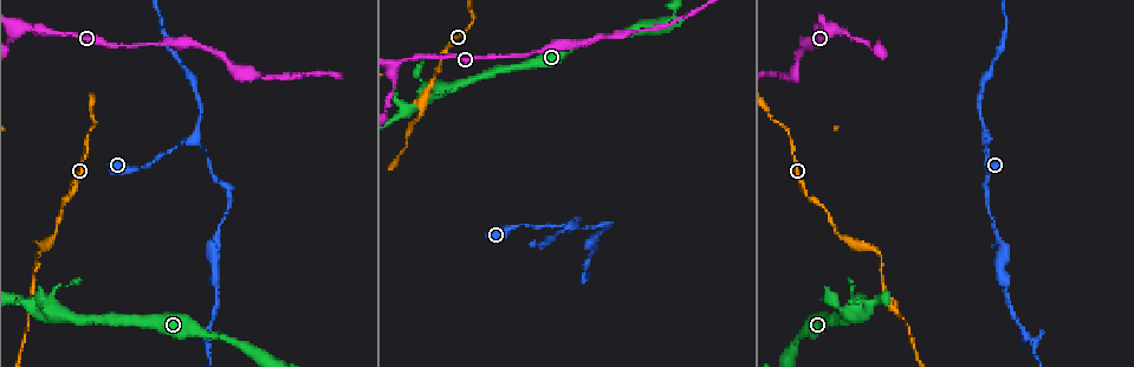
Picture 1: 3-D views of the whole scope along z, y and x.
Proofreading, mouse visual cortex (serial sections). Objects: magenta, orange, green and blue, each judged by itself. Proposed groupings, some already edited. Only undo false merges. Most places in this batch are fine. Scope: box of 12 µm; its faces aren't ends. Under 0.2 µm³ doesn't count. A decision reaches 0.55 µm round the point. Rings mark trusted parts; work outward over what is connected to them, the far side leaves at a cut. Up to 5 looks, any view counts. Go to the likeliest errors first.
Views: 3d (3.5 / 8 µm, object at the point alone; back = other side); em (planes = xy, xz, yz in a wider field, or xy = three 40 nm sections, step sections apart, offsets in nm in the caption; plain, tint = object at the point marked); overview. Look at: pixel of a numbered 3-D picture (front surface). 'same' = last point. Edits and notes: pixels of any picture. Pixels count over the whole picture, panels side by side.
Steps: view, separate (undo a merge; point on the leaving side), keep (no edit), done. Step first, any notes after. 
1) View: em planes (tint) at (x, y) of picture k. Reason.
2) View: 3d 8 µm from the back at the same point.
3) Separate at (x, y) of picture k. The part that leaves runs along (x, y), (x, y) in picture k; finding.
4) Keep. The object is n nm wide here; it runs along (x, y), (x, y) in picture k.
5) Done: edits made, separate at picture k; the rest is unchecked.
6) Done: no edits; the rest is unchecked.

View: 3d 3.5 µm at (984, 141) of picture 1. Arms part here.

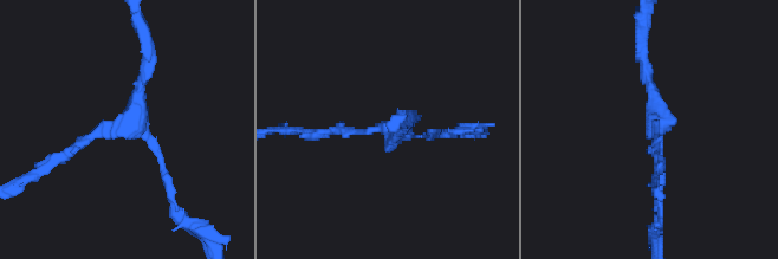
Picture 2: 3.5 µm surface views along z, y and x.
View: em xy step 3 (tint) at (130, 128) of picture 2.

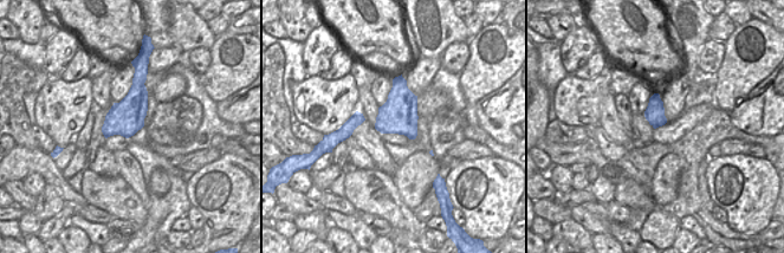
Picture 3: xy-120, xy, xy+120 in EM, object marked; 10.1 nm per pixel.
Keep. It runs along (326, 134), (374, 128), (435, 134) in picture 2; one cell here.

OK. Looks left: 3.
View: 3d 8 µm at (396, 63) of picture 1. Abrupt turn.

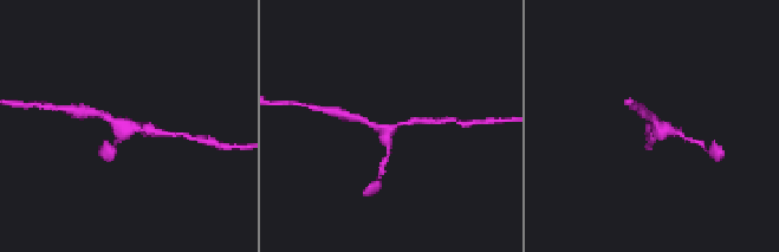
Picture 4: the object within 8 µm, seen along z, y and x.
View: em xy step 3 (tint) at (392, 129) of picture 4. 3 arms meet here; the arms are 150, 200, 200 nm wide.

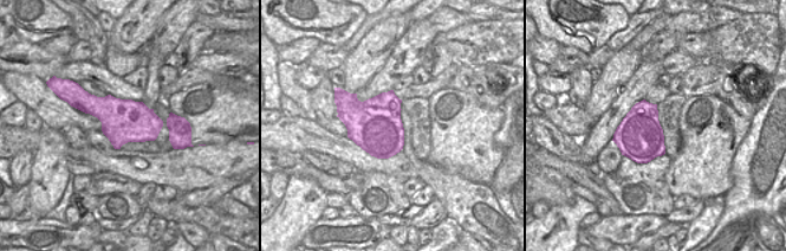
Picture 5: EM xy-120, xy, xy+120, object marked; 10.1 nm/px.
Keep. It runs along (424, 121), (388, 130), (387, 157) in picture 4; continuous, no second cell.

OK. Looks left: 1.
Done: no edits; the rest is unchecked.

